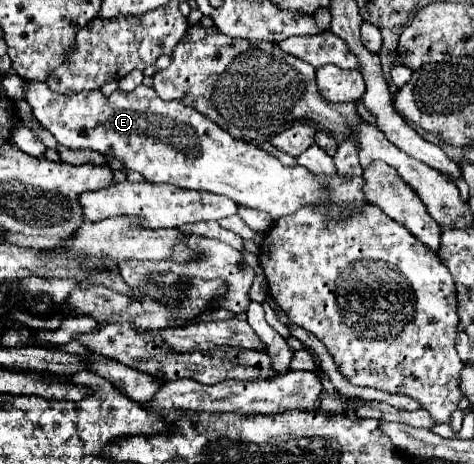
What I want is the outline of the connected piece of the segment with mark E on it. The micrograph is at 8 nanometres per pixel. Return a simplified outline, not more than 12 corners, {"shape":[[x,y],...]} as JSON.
{"shape":[[153,87],[25,101],[57,143],[273,219],[347,181],[283,167]]}

